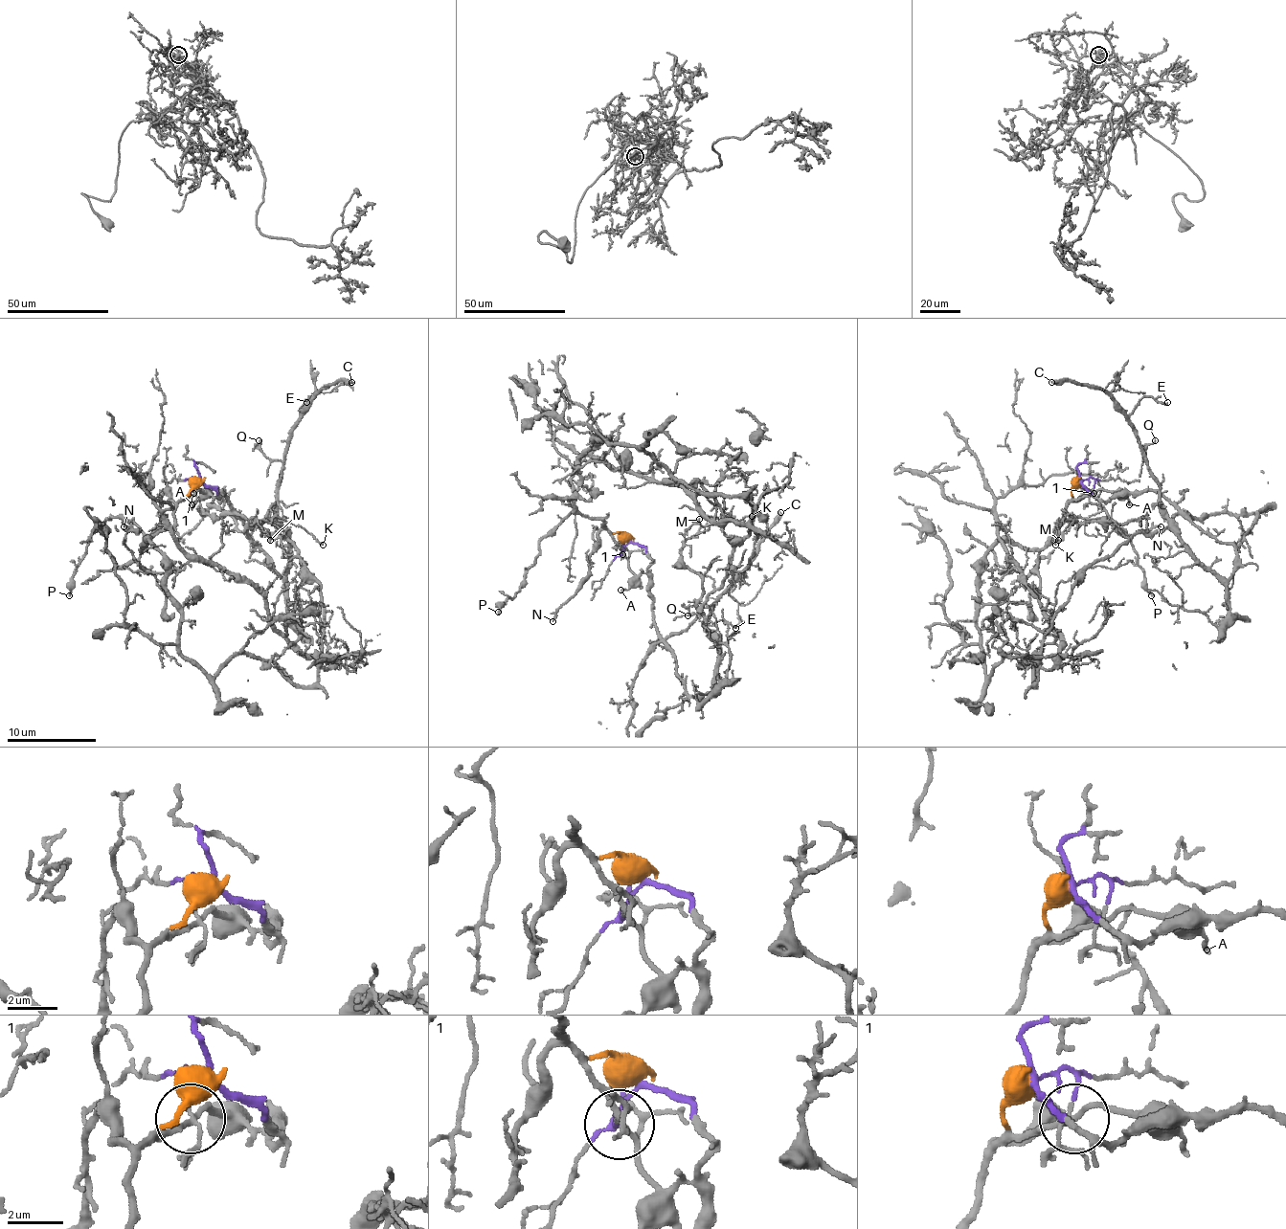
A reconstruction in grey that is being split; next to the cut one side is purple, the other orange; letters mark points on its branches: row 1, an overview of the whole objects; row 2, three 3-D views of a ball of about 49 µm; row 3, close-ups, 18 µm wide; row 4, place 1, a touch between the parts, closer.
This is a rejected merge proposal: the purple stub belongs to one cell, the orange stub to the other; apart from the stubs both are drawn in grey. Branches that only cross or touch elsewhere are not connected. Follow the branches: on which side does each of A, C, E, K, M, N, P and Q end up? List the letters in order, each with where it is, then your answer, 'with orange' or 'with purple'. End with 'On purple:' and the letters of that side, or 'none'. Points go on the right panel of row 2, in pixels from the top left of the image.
A: place (1129, 504); with orange
C: place (1051, 382); with purple
E: place (1167, 402); with purple
K: place (1055, 545); with purple
M: place (1058, 540); with purple
N: place (1161, 526); with orange
P: place (1151, 595); with orange
Q: place (1155, 440); with purple
On purple: C, E, K, M, Q

